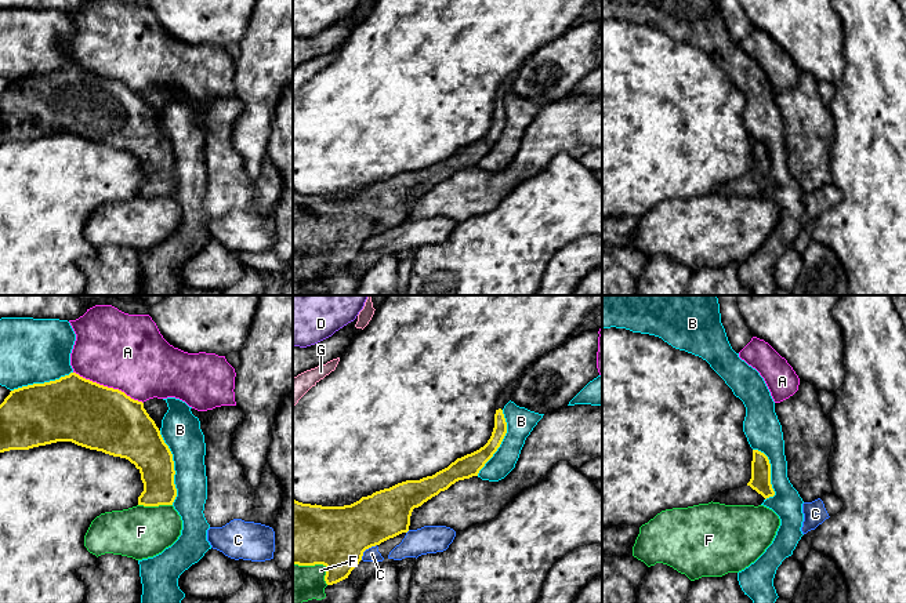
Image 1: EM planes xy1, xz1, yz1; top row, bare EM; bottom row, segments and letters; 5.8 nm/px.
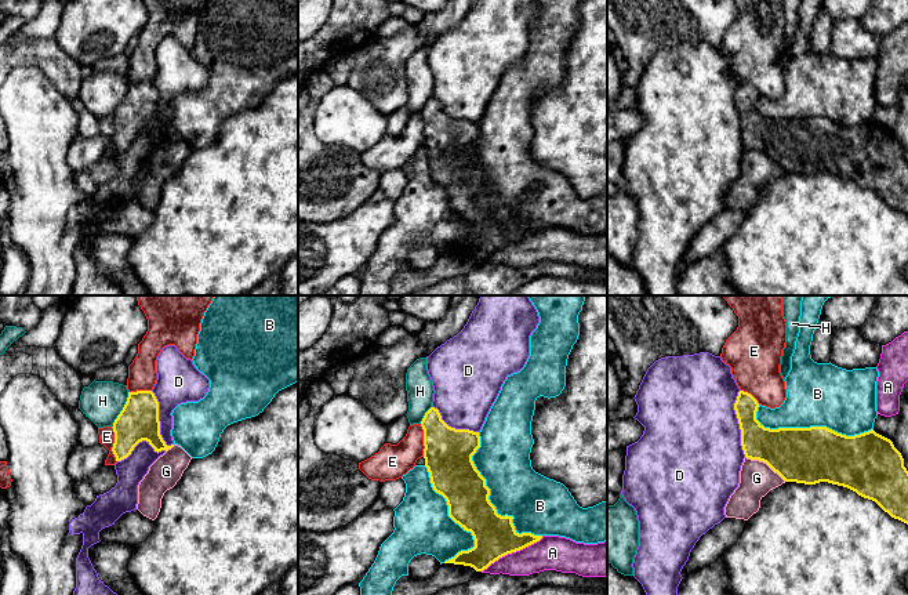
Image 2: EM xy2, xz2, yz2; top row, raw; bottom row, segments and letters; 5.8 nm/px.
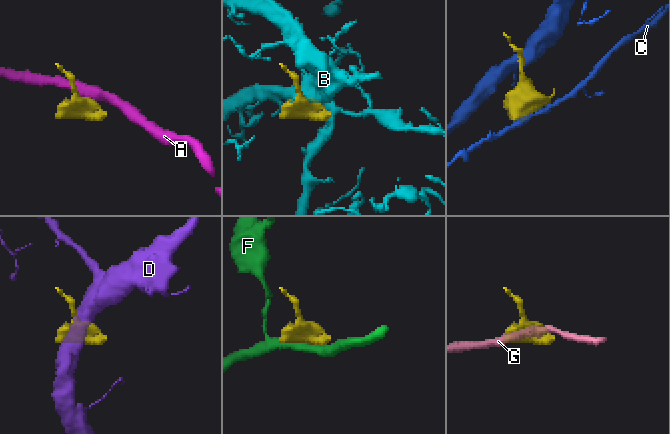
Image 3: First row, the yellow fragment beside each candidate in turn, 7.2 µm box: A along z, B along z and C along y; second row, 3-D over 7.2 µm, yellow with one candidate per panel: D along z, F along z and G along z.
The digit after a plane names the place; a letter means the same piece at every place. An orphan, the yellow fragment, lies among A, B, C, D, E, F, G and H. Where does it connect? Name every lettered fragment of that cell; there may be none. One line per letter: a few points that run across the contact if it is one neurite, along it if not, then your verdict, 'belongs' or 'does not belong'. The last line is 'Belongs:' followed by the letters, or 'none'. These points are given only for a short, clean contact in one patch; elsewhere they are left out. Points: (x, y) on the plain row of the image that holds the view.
A: does not belong
B: does not belong
C: does not belong
D: does not belong
E: does not belong
F: does not belong
G: does not belong
H: line xy2 (129, 83), (127, 91), (112, 118); does not belong
Belongs: none

